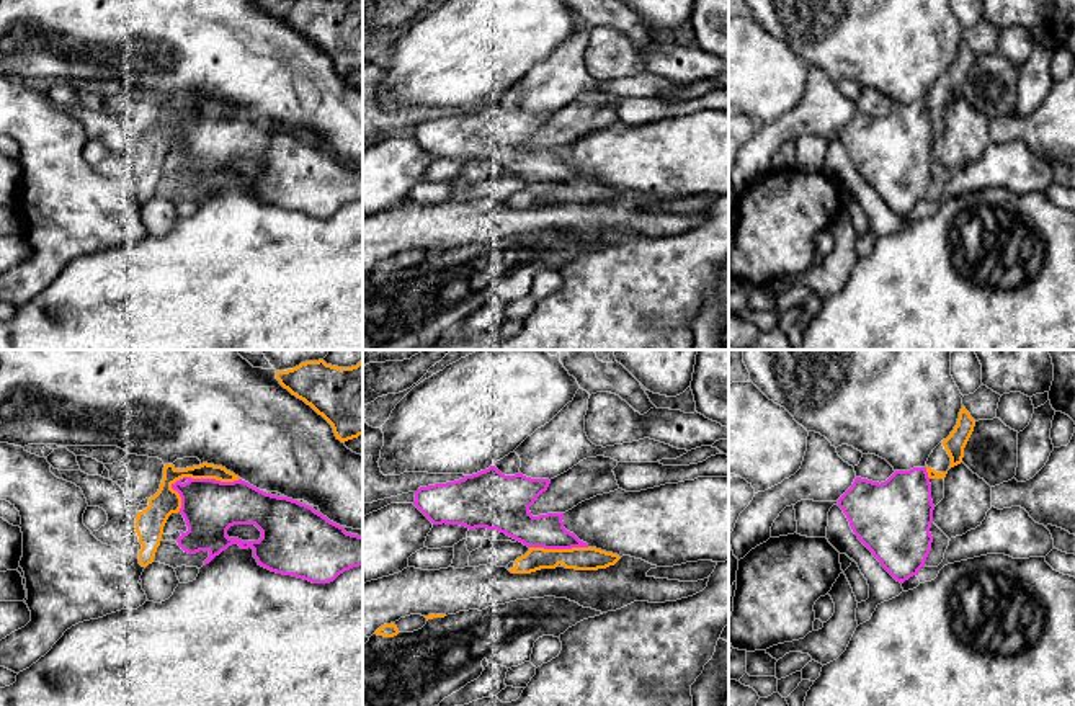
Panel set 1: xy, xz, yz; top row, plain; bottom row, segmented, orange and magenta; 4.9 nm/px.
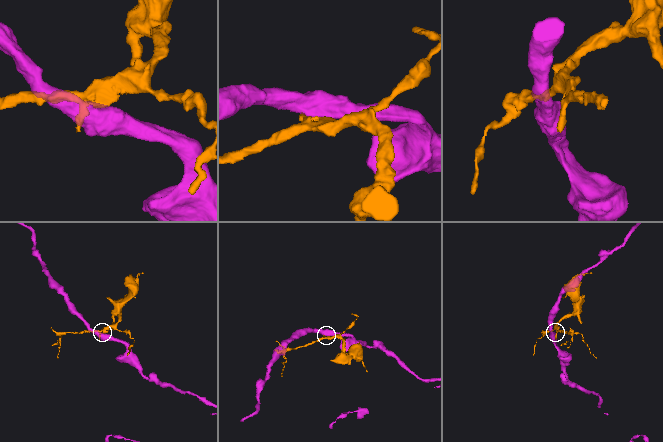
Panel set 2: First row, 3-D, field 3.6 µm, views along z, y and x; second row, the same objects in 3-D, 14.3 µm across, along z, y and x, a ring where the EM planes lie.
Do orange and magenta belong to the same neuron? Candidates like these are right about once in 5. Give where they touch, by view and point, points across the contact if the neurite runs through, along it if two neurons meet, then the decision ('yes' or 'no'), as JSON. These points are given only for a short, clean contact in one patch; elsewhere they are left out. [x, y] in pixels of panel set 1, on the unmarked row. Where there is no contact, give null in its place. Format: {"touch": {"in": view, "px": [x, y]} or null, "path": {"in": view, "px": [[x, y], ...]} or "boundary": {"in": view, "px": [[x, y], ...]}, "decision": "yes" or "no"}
{"touch": {"in": "xy", "px": [191, 111]}, "boundary": {"in": "xy", "px": [[239, 111], [180, 111], [172, 120], [180, 131], [177, 146]]}, "decision": "no"}

